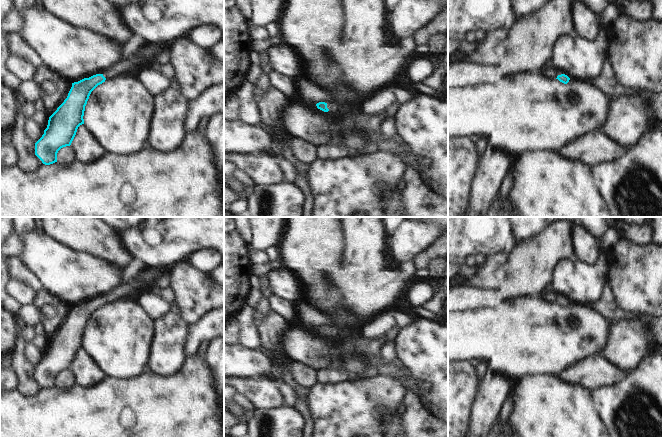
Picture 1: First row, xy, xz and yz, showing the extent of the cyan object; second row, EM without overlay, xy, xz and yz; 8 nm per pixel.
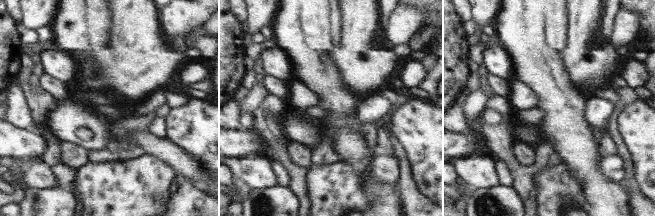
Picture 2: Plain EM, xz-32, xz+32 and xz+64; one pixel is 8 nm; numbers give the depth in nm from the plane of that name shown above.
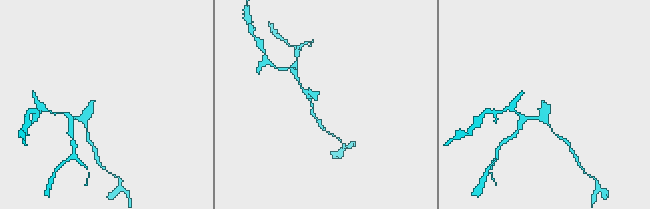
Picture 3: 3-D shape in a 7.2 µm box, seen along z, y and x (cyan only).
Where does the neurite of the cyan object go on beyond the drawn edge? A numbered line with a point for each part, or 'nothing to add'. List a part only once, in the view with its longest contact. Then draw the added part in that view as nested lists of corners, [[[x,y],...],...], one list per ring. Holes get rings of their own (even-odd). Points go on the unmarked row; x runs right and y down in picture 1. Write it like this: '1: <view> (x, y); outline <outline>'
1: xz (333, 330); outline [[[331,325],[327,327],[327,332],[329,335],[331,335],[333,338],[338,337],[340,335],[344,335],[343,329],[337,327],[336,325]]]

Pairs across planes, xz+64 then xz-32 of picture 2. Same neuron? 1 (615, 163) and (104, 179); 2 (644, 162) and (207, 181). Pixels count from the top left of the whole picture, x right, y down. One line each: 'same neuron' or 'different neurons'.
1: same neuron
2: different neurons

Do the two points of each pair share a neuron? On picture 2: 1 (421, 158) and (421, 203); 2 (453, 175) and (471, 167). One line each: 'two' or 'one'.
1: two
2: two

